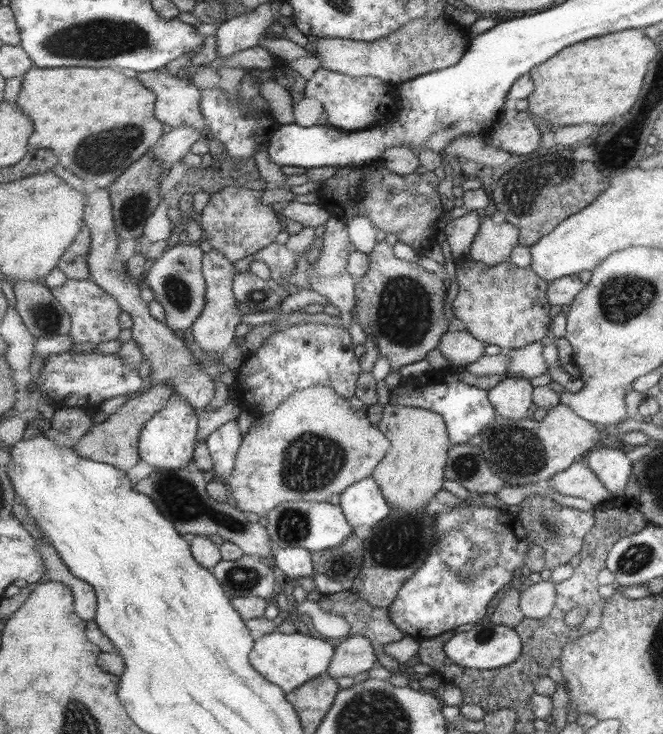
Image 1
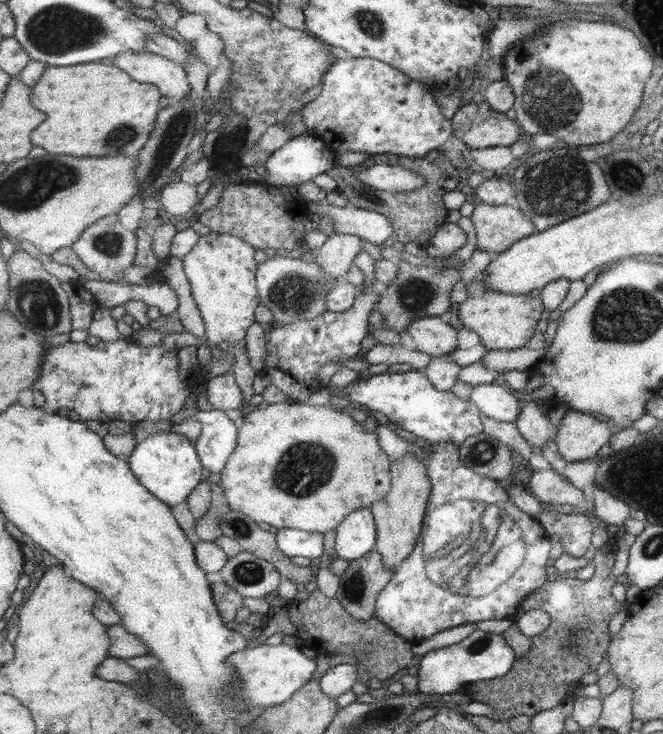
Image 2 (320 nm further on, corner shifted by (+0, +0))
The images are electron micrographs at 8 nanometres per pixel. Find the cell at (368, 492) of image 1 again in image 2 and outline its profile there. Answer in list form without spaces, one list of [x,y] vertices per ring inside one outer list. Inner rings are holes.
[[[362,508],[349,516],[336,529],[336,554],[353,562],[363,558],[376,548],[377,529],[370,508]]]

